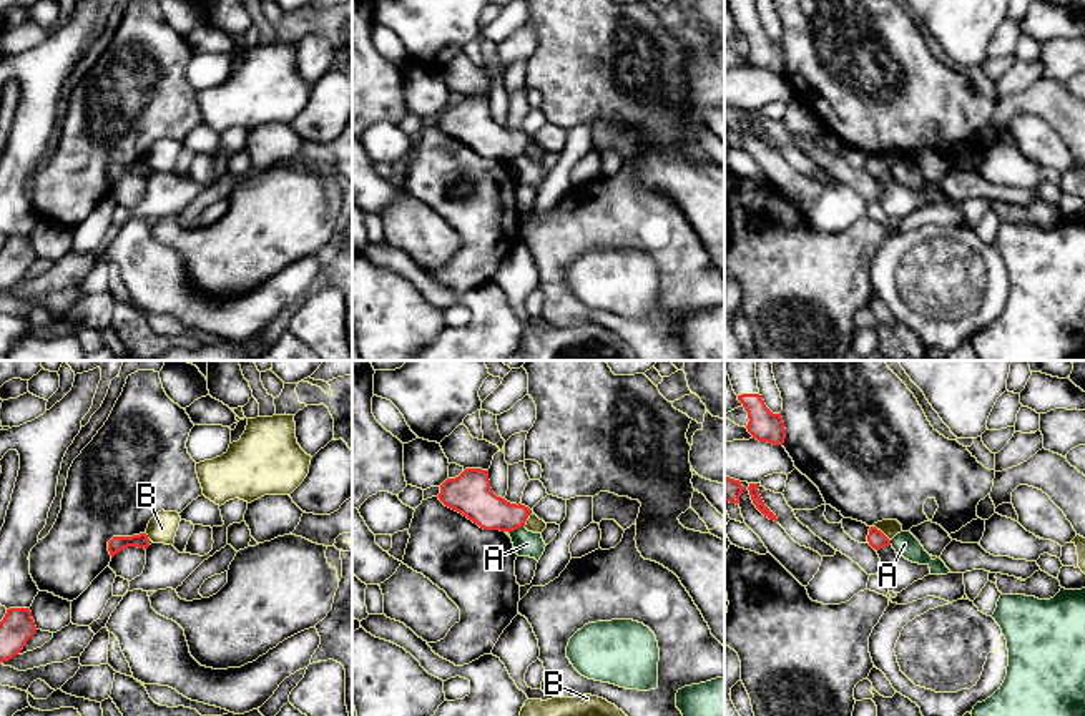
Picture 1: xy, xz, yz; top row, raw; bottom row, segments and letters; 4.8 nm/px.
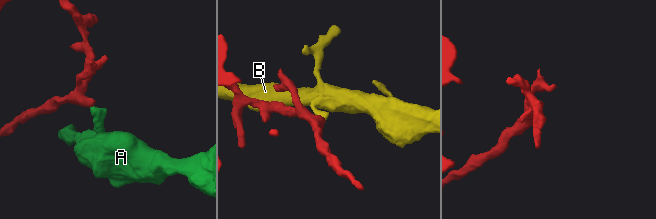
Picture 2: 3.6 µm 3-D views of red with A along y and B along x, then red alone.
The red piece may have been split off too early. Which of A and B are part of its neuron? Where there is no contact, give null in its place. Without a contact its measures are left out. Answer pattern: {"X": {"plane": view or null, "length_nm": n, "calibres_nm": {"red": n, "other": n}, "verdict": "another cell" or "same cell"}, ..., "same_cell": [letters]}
{"A": {"plane": "xz", "length_nm": 90, "calibres_nm": {"red": 190, "other": 130}, "verdict": "another cell"}, "B": {"plane": "yz", "length_nm": 120, "calibres_nm": {"red": 90, "other": 80}, "verdict": "another cell"}, "same_cell": []}

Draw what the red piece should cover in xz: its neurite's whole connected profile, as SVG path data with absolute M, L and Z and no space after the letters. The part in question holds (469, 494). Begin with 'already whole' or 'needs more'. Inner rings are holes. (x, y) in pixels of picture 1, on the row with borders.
already whole; M465 468L440 485L439 500L484 530L513 532L525 527L528 507L510 503L490 488L488 470Z

